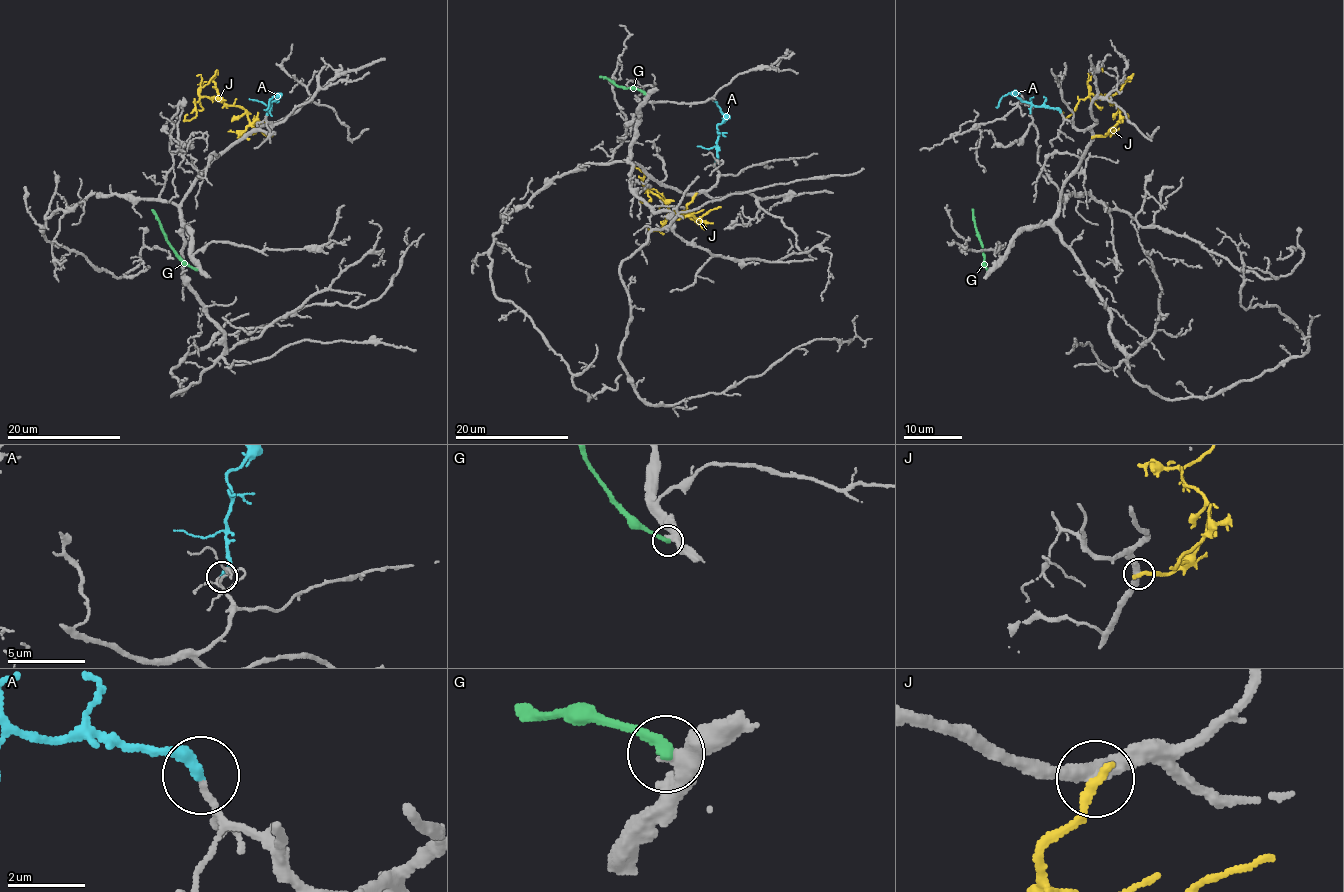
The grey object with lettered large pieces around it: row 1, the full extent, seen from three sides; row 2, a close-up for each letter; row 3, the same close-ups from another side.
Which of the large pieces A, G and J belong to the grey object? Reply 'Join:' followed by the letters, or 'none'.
Join: A

